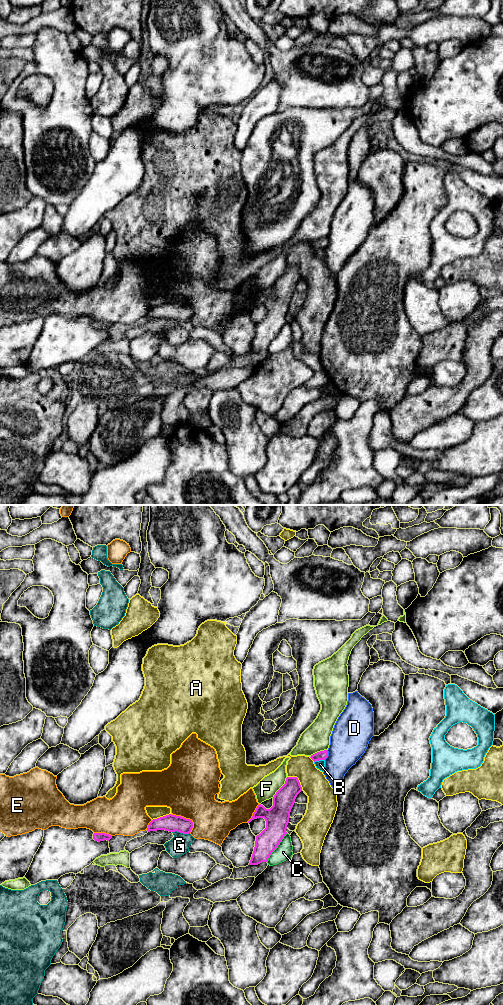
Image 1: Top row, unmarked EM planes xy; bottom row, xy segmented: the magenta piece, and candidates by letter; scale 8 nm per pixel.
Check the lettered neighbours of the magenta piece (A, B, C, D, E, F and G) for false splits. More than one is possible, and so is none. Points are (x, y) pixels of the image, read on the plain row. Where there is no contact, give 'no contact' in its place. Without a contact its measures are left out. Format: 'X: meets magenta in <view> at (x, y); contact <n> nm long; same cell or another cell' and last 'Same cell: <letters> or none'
A: meets magenta in xy at (297, 267); contact 170 nm long; another cell
B: meets magenta in xy at (319, 247); contact 90 nm long; another cell
C: meets magenta in xy at (276, 335); contact 280 nm long; another cell
D: meets magenta in xy at (327, 243); contact 80 nm long; another cell
E: meets magenta in xy at (185, 306); contact 220 nm long; another cell
F: meets magenta in xy at (281, 275); contact 200 nm long; another cell
G: meets magenta in xy at (181, 320); contact 140 nm long; another cell
Same cell: none

